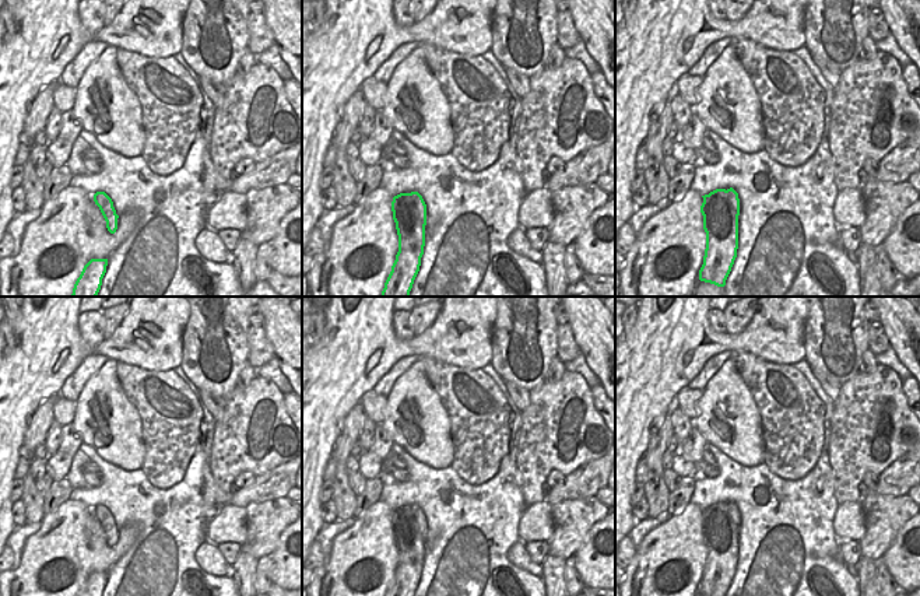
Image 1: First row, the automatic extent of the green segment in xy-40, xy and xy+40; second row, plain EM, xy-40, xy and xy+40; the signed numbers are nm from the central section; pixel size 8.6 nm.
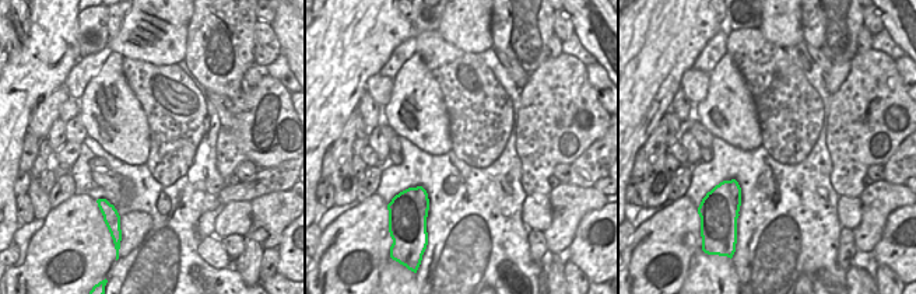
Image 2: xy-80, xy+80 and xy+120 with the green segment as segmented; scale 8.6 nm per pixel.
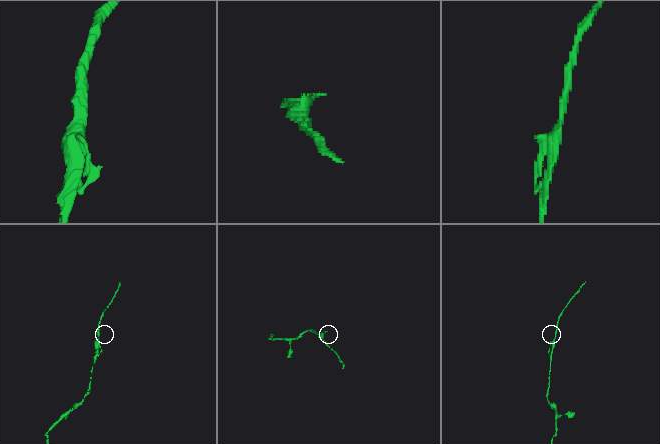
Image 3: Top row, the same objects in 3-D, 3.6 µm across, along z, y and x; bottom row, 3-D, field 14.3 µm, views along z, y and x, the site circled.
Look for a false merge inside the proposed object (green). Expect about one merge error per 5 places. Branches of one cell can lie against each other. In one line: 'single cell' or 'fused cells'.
single cell

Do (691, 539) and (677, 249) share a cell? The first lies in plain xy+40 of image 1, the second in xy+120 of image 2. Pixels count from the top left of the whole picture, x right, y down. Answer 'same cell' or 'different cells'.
same cell

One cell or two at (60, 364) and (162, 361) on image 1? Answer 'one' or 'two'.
one

